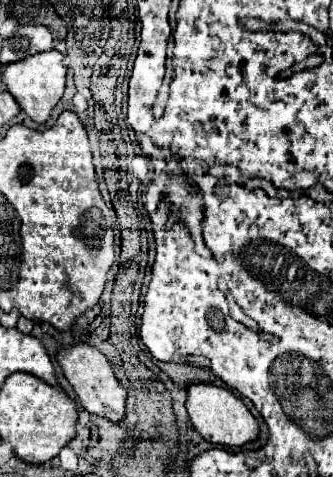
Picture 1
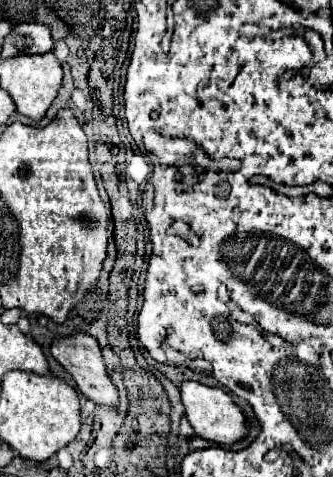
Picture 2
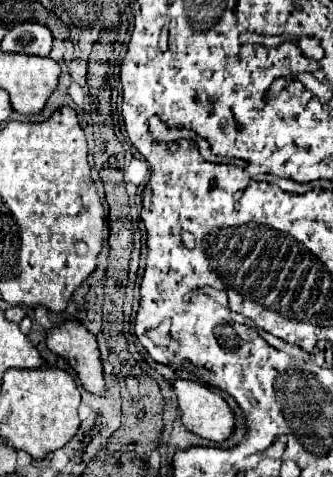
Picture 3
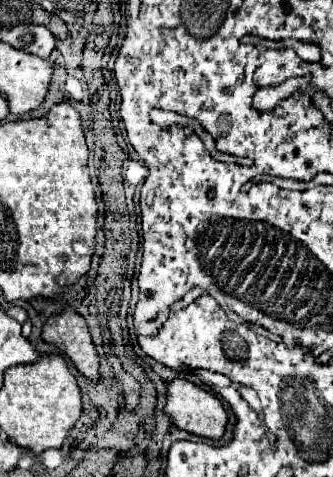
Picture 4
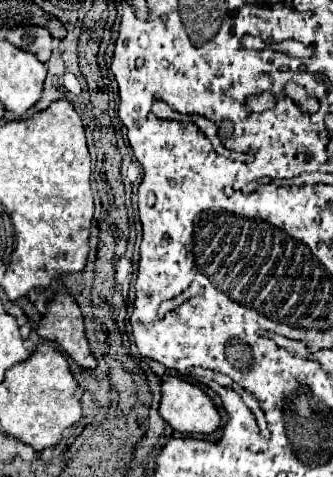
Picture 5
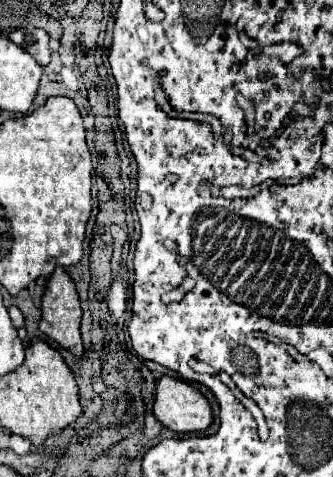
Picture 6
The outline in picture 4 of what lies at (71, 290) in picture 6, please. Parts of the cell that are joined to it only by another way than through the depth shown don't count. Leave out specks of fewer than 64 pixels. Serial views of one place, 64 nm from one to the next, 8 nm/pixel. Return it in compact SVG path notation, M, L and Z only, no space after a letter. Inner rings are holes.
M66 308L62 314L48 318L42 330L42 338L48 344L56 346L62 354L66 354L74 362L78 372L86 376L92 384L100 380L100 372L98 372L100 358L92 344L88 326L78 312Z

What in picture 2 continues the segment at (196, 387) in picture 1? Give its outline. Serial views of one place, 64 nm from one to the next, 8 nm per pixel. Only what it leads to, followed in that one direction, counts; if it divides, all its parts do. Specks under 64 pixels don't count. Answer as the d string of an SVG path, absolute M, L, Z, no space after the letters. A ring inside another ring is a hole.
M184 382L180 392L186 408L186 418L200 438L216 444L234 444L248 434L248 422L242 408L222 388L210 388L200 382Z

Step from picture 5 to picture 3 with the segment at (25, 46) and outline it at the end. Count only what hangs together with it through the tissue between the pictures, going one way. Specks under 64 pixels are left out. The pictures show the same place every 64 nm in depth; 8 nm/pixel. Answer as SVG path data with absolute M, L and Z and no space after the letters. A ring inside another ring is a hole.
M26 22L16 28L12 28L4 40L2 40L2 50L12 54L40 54L48 56L52 50L52 34L46 26L36 24L36 22Z

